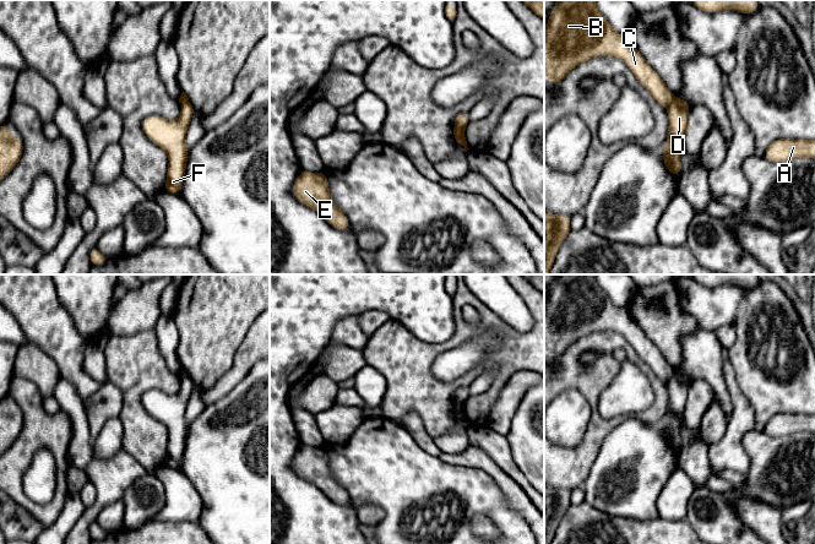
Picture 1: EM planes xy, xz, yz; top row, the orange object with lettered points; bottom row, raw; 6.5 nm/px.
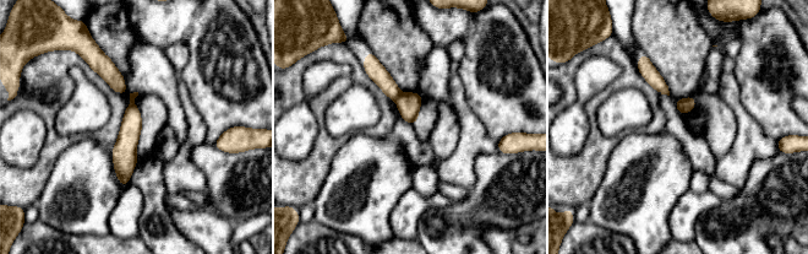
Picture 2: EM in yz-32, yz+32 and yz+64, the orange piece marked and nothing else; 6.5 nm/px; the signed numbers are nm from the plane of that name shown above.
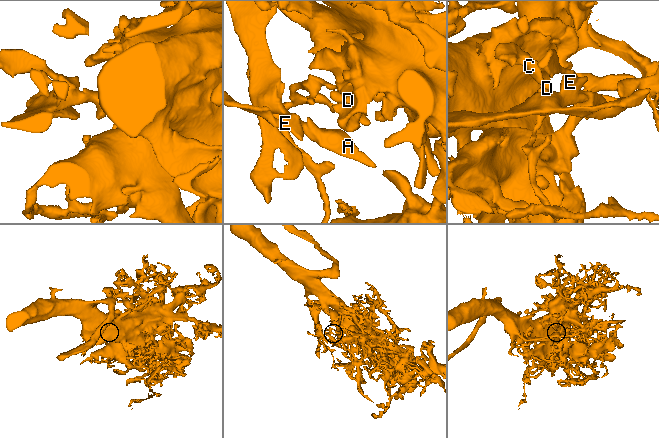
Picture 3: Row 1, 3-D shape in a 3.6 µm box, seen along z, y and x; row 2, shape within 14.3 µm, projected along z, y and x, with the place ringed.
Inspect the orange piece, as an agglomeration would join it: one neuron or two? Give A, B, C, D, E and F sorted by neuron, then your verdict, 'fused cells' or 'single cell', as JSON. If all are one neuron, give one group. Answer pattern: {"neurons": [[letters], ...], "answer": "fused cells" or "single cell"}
{"neurons": [["A", "B", "C", "E"], ["D", "F"]], "answer": "fused cells"}

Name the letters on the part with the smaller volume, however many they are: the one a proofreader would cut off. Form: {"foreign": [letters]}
{"foreign": ["D", "F"]}

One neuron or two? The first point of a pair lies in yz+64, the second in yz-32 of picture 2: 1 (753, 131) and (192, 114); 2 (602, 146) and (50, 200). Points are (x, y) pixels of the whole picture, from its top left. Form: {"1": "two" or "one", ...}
{"1": "one", "2": "two"}

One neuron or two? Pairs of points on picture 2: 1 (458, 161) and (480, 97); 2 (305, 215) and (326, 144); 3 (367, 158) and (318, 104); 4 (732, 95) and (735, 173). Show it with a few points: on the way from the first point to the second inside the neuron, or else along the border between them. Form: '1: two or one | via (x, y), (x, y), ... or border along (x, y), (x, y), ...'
1: two | border along (464, 86), (464, 97), (469, 108), (491, 138)
2: two | border along (311, 201), (301, 207)
3: two | border along (350, 135), (336, 152), (332, 162)
4: one | via (741, 114), (743, 118), (742, 153)

